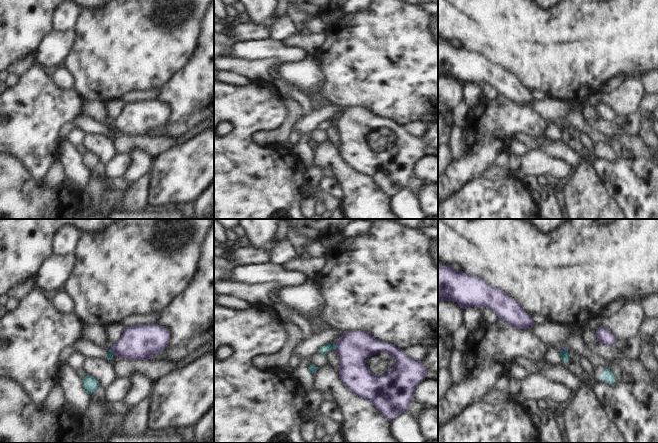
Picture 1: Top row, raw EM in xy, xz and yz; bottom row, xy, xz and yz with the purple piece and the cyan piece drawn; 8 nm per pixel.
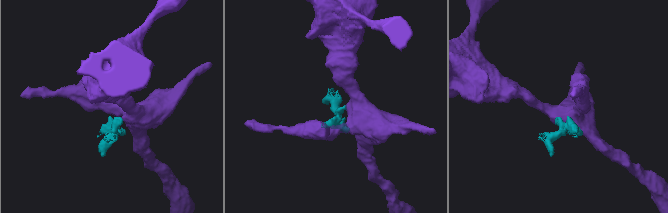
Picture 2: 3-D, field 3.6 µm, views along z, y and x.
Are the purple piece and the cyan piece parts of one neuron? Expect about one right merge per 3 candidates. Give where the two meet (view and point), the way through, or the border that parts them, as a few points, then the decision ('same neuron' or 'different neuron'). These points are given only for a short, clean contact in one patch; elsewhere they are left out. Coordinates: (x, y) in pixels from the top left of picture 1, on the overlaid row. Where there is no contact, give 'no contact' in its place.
meets purple in xz at (336, 346); border along xz (334, 342), (335, 349); different neuron

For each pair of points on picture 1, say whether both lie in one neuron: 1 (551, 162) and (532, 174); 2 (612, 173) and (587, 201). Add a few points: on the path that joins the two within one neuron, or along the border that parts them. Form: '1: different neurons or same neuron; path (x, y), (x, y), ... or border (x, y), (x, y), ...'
1: same neuron; path (546, 164), (542, 164), (537, 169)
2: different neurons; border (591, 162), (605, 190), (616, 202)

